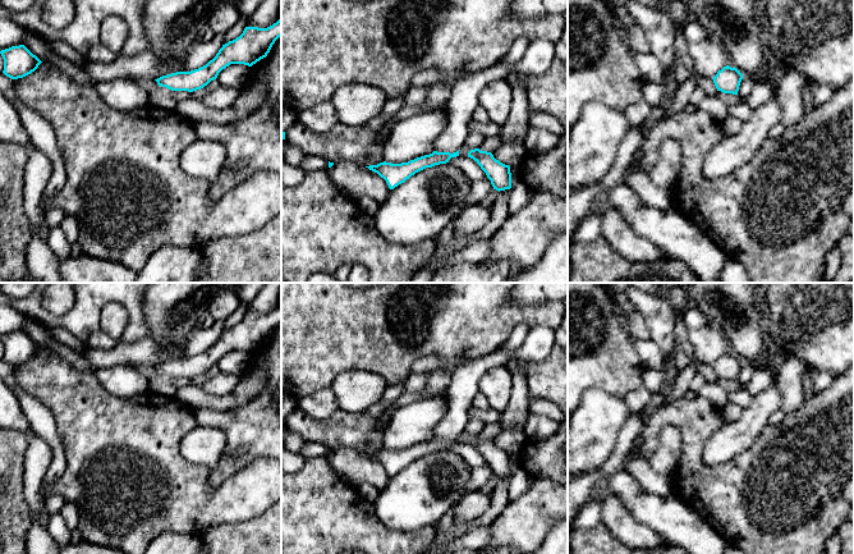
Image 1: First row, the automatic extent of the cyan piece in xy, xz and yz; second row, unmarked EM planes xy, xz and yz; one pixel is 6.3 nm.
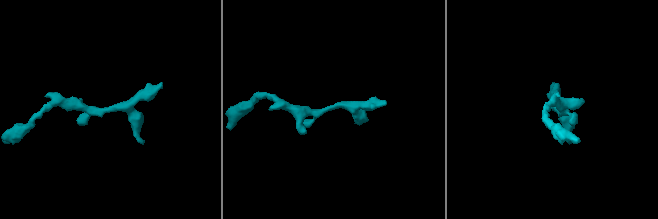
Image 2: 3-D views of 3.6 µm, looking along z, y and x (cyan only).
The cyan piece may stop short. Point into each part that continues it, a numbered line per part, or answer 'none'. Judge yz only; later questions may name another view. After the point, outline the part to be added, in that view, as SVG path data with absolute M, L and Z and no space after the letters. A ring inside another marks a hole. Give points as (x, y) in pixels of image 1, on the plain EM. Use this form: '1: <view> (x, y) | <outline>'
none

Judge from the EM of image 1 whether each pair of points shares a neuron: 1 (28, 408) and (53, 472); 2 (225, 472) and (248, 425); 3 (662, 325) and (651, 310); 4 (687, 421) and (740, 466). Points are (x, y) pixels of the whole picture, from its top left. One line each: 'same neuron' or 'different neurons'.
1: same neuron
2: same neuron
3: same neuron
4: same neuron

